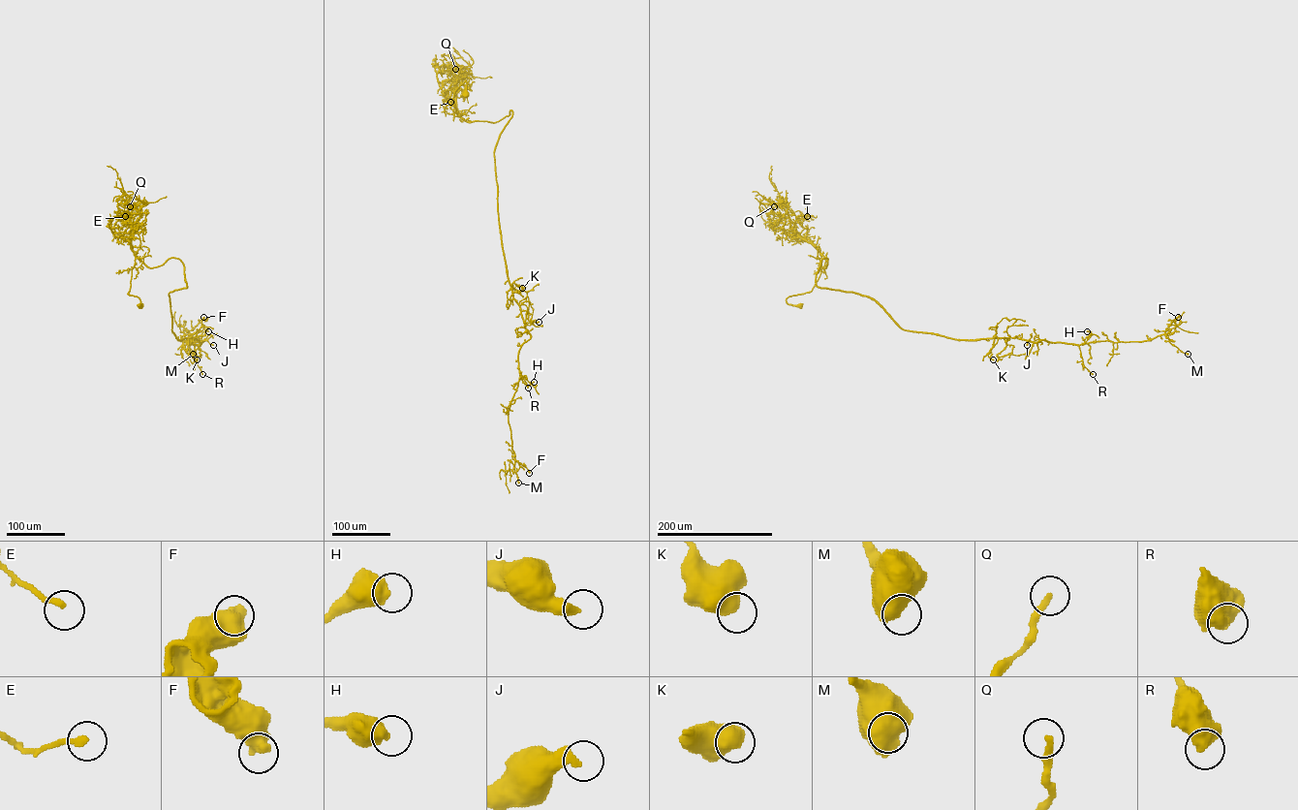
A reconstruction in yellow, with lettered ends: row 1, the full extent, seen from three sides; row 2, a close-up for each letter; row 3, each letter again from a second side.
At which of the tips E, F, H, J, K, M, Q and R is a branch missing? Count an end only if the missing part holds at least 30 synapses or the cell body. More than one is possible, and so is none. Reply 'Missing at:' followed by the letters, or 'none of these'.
Missing at: none of these

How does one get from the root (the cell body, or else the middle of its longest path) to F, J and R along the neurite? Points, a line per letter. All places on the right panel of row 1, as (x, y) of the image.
F: (800, 305), (786, 299), (811, 291), (821, 255), (818, 287), (956, 339), (1143, 341), (1178, 317)
J: (800, 305), (786, 299), (811, 291), (821, 255), (817, 286), (870, 296), (904, 329), (1027, 345)
R: (800, 305), (786, 299), (811, 291), (821, 255), (817, 286), (870, 296), (904, 329), (1073, 343), (1093, 374)

